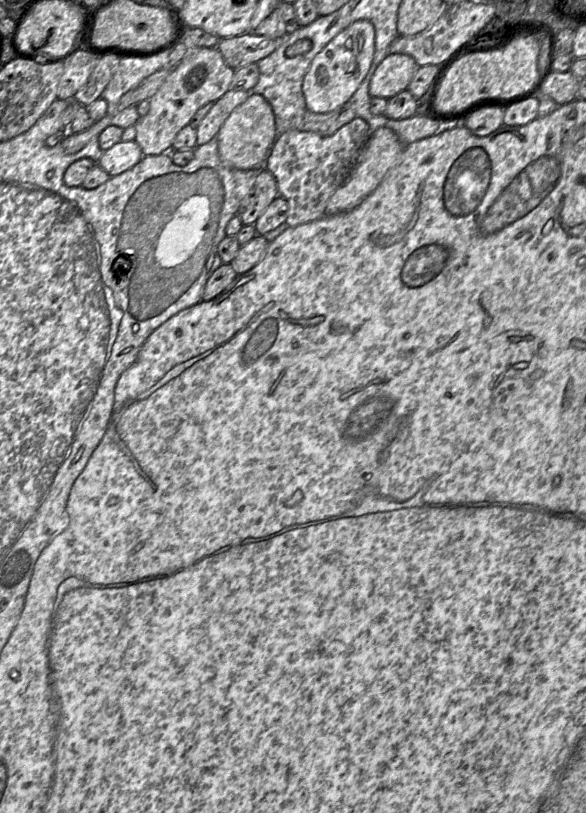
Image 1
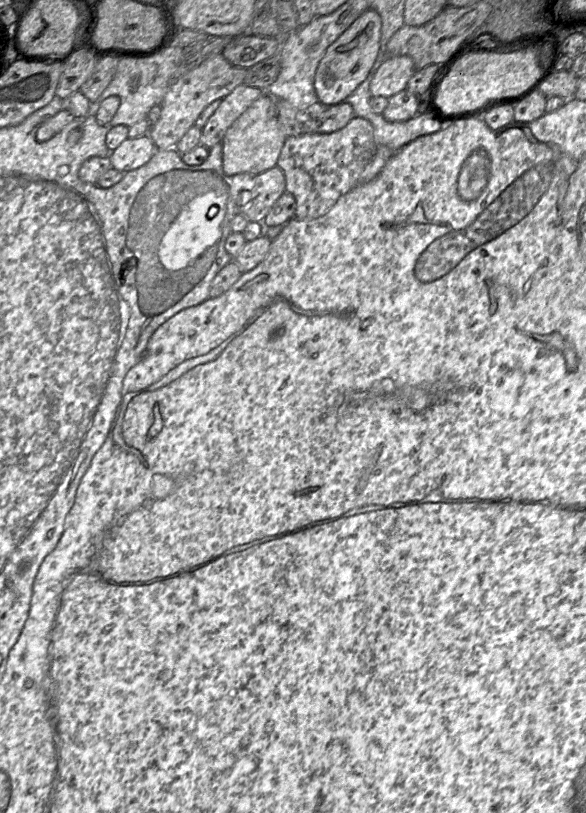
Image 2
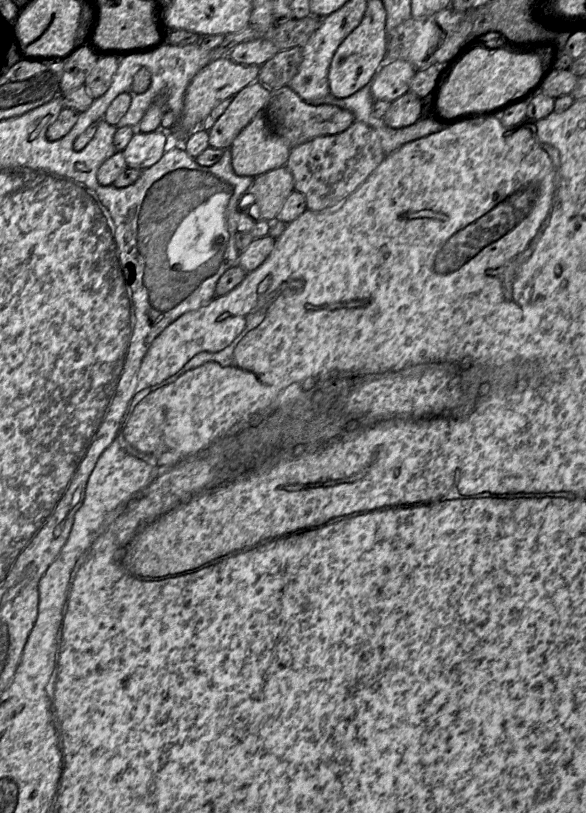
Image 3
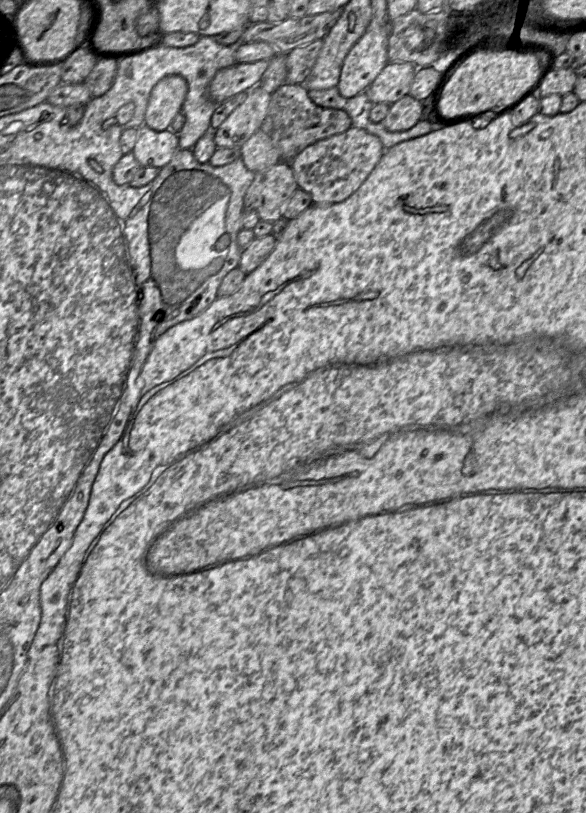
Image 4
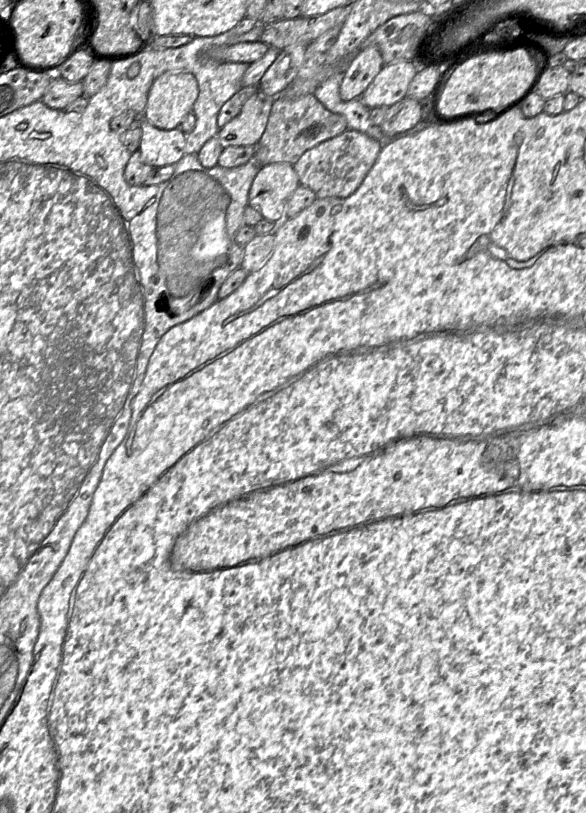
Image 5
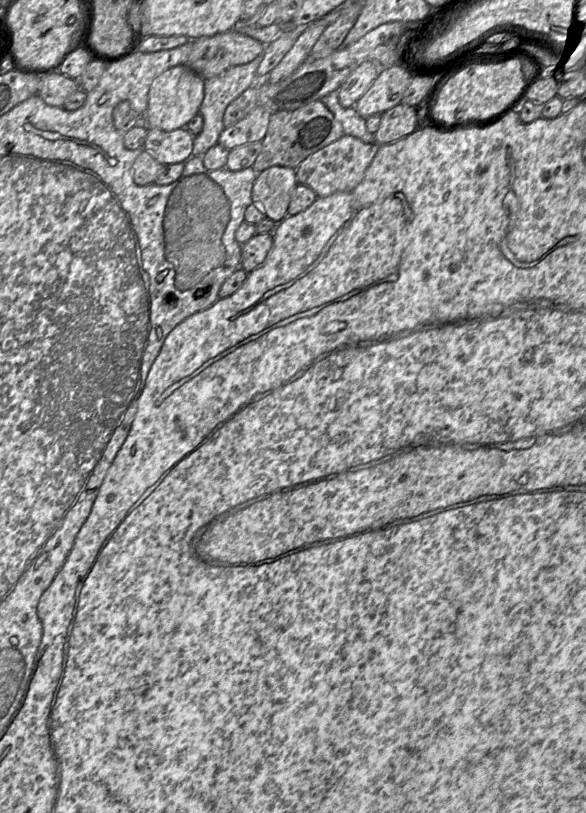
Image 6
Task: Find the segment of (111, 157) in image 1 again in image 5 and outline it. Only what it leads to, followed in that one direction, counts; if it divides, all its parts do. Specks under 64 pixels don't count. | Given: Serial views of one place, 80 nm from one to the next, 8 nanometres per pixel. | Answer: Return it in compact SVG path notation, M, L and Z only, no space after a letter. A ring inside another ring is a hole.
M141 118L142 136L138 151L152 167L175 165L186 153L186 133L180 128L159 129Z

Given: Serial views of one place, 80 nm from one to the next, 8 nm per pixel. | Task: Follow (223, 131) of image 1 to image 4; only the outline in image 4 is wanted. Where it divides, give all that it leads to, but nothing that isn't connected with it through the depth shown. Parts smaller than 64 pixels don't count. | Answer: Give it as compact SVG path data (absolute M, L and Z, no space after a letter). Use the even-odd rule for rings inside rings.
M259 129L240 148L240 158L255 173L266 170L282 161L270 137Z

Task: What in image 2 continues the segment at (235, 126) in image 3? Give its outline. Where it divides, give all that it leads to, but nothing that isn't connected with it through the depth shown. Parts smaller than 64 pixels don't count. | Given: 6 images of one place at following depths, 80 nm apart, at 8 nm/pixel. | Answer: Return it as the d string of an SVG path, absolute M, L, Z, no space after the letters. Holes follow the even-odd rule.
M245 85L237 86L230 94L222 99L217 110L201 129L200 145L208 149L221 144L230 126L264 91Z

